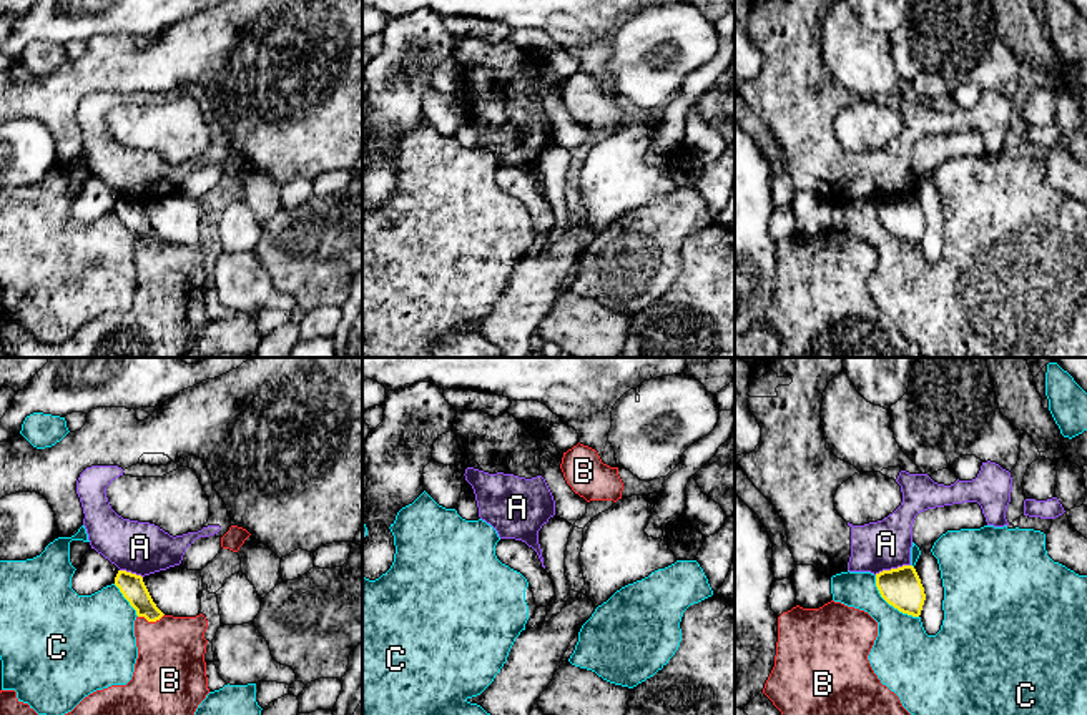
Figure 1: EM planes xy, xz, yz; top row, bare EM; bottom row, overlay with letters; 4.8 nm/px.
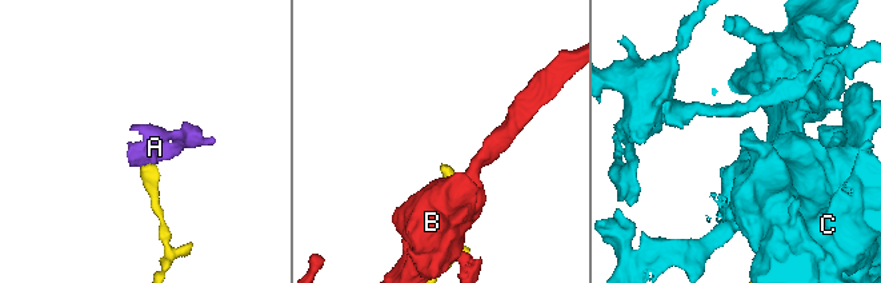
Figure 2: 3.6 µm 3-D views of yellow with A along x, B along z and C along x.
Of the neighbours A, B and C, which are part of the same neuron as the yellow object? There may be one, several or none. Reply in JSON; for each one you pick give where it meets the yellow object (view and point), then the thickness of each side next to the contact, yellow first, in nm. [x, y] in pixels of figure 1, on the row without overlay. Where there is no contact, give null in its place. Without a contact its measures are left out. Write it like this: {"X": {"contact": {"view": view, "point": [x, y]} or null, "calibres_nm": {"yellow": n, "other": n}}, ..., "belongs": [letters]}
{"belongs": []}

